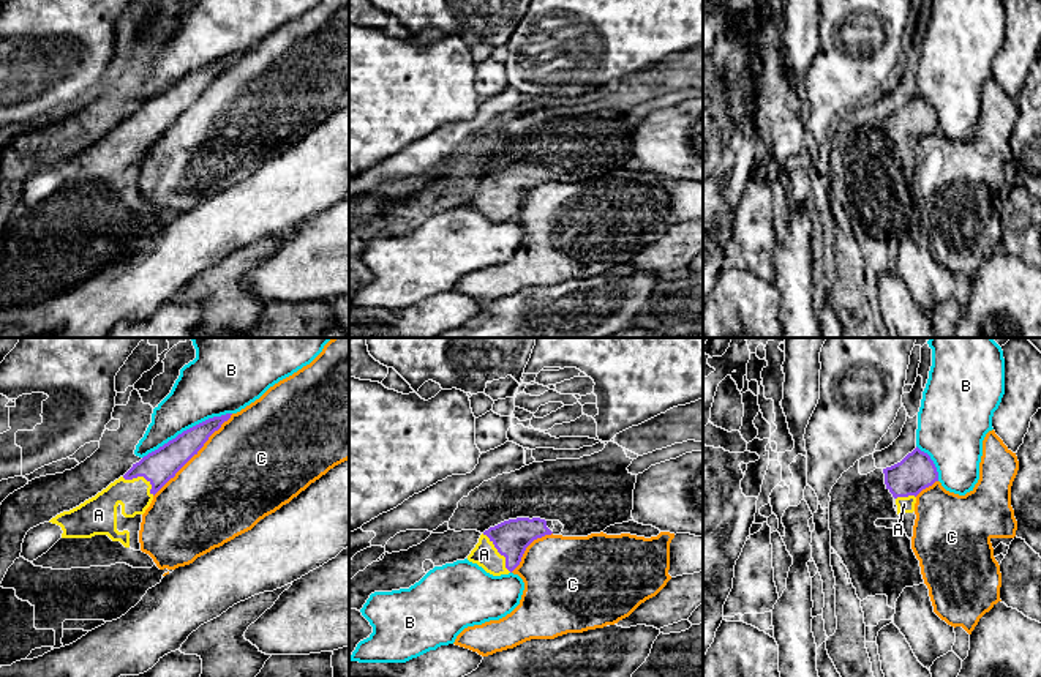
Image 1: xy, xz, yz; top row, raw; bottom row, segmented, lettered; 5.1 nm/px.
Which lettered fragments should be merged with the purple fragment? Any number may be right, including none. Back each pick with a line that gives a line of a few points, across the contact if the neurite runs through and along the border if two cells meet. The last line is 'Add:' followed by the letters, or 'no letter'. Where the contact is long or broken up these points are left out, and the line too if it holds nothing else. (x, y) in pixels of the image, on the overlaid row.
A: line xz (512, 537), (499, 553), (484, 554)
Add: A

